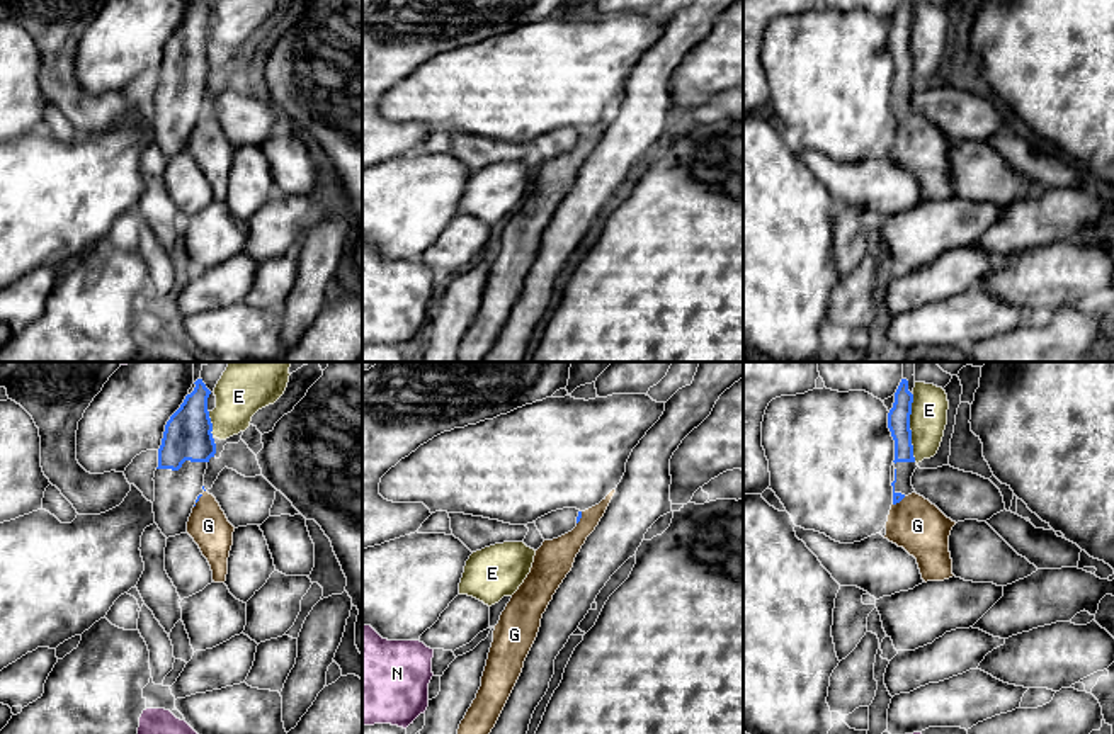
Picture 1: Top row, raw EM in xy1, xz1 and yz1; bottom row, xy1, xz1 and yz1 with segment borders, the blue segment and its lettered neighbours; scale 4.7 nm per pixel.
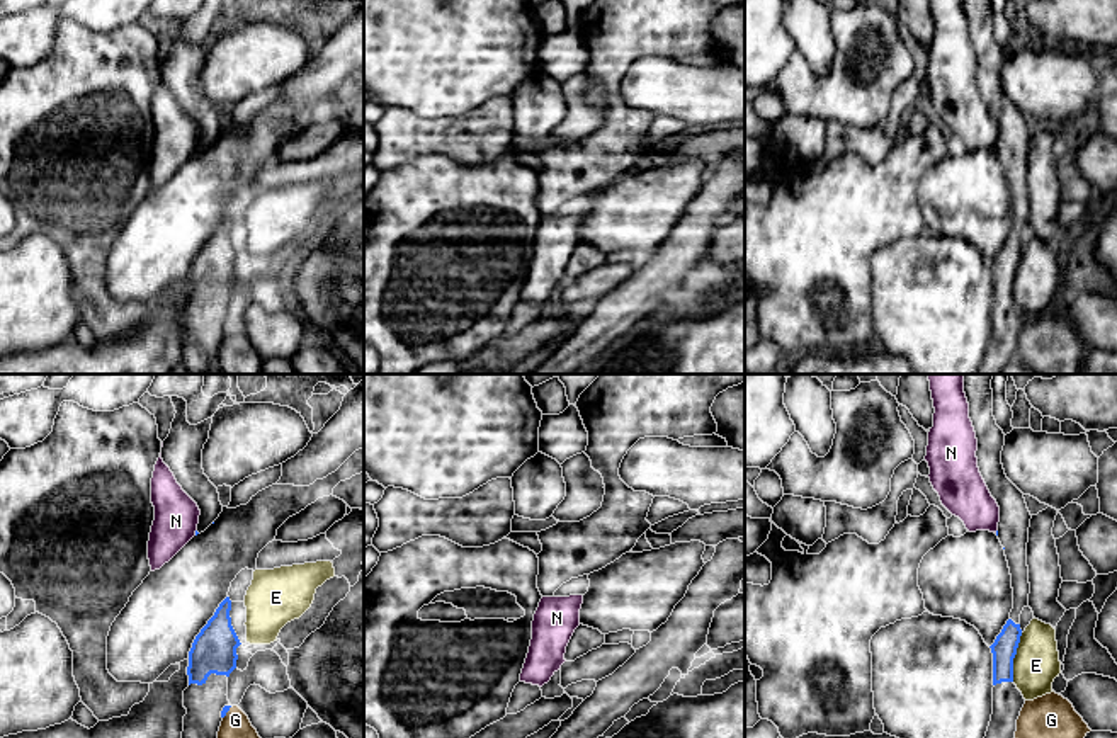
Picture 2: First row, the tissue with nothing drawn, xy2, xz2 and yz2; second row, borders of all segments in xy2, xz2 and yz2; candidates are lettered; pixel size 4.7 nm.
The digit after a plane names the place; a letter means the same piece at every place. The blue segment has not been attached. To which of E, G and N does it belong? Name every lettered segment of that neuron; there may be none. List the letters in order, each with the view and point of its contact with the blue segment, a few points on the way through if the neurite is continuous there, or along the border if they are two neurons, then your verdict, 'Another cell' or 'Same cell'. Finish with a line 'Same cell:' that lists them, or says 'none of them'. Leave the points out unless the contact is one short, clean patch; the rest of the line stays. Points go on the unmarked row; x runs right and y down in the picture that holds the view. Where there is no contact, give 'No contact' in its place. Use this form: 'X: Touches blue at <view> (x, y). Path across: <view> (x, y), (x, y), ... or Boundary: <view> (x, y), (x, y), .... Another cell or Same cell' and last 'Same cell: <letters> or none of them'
E: Touches blue at yz1 (909, 48). Boundary: yz1 (912, 14), (910, 63), (915, 80). Another cell
G: Touches blue at xz1 (580, 136). Boundary: xz1 (582, 131), (577, 143). Another cell
N: Touches blue at xy2 (196, 152). Boundary: xy2 (196, 148), (194, 153). Another cell
Same cell: none of them

